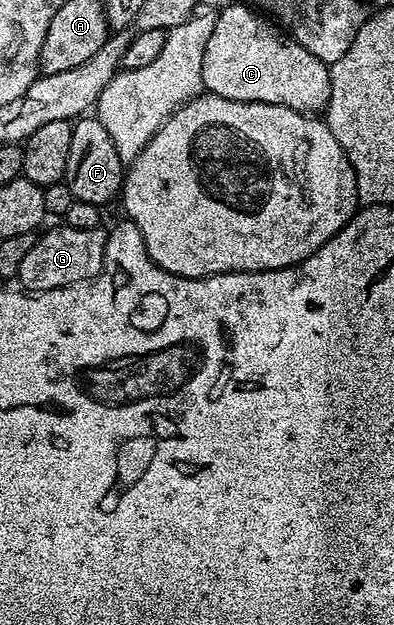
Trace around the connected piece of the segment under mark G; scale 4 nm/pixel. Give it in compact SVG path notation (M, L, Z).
M63 223L57 225L57 229L52 229L49 233L41 232L34 247L30 247L28 254L22 258L18 281L24 284L21 286L29 293L41 293L58 287L76 285L79 281L91 281L102 271L107 232L103 228L78 231Z

